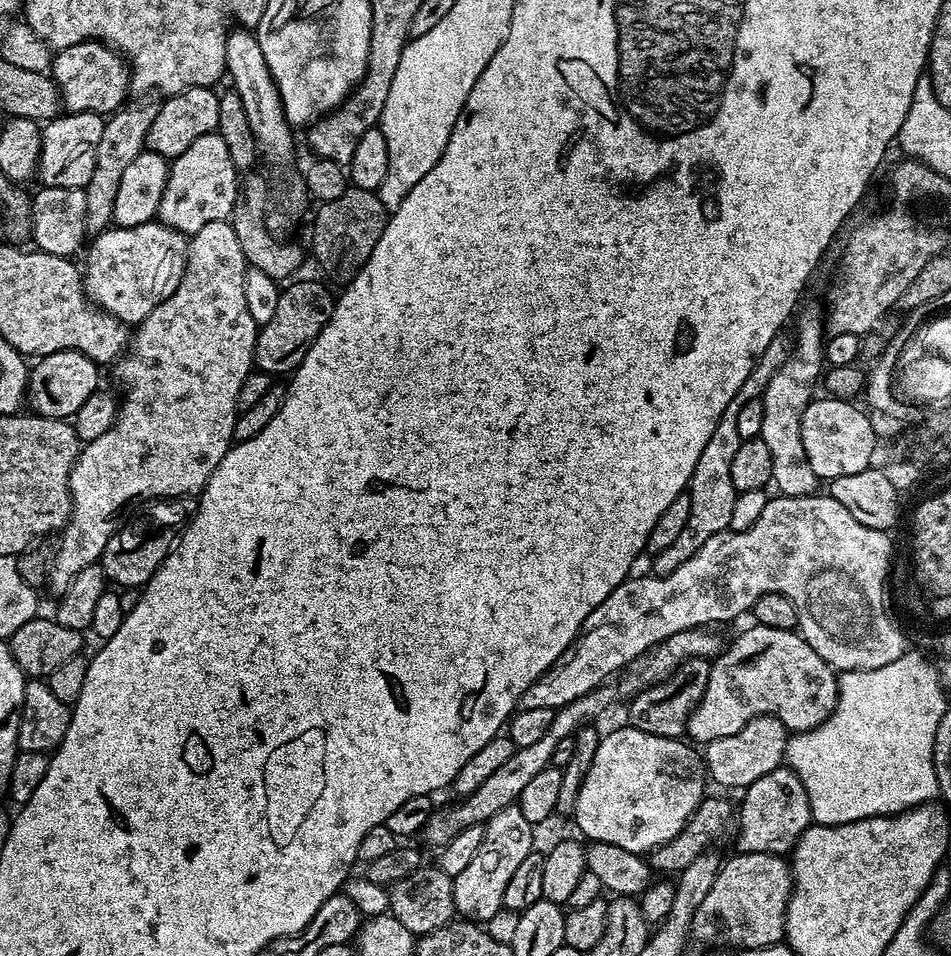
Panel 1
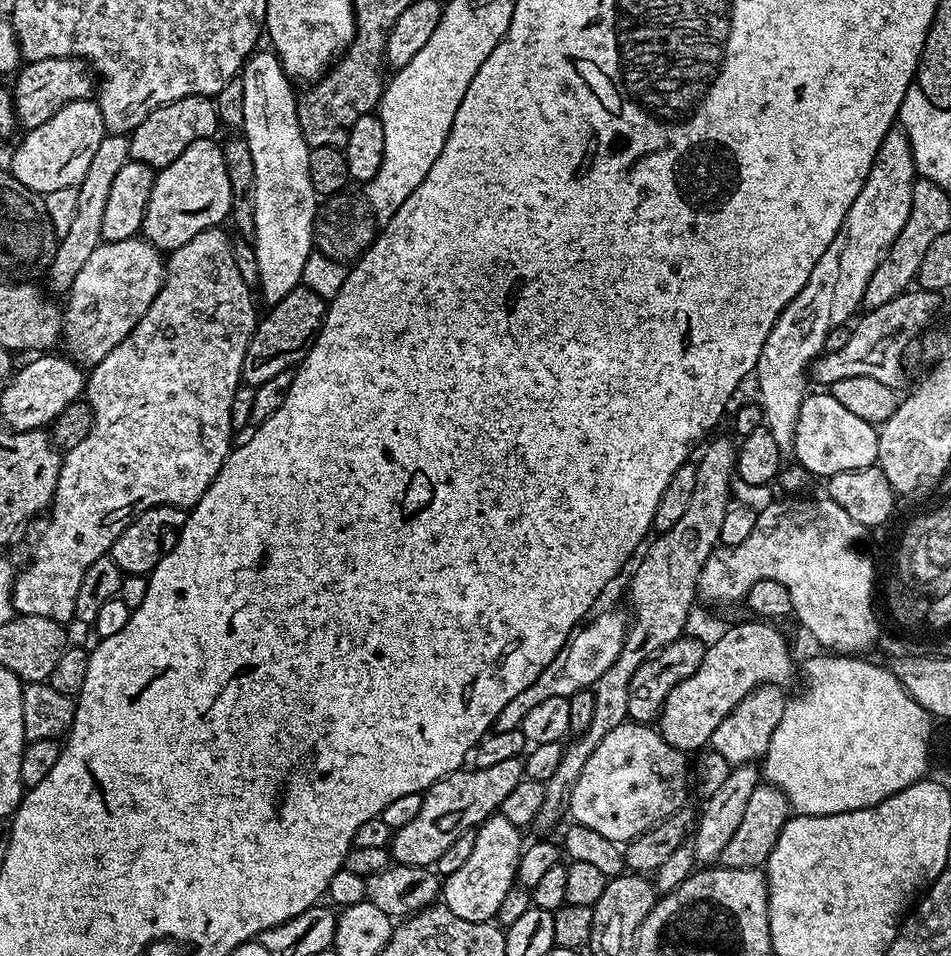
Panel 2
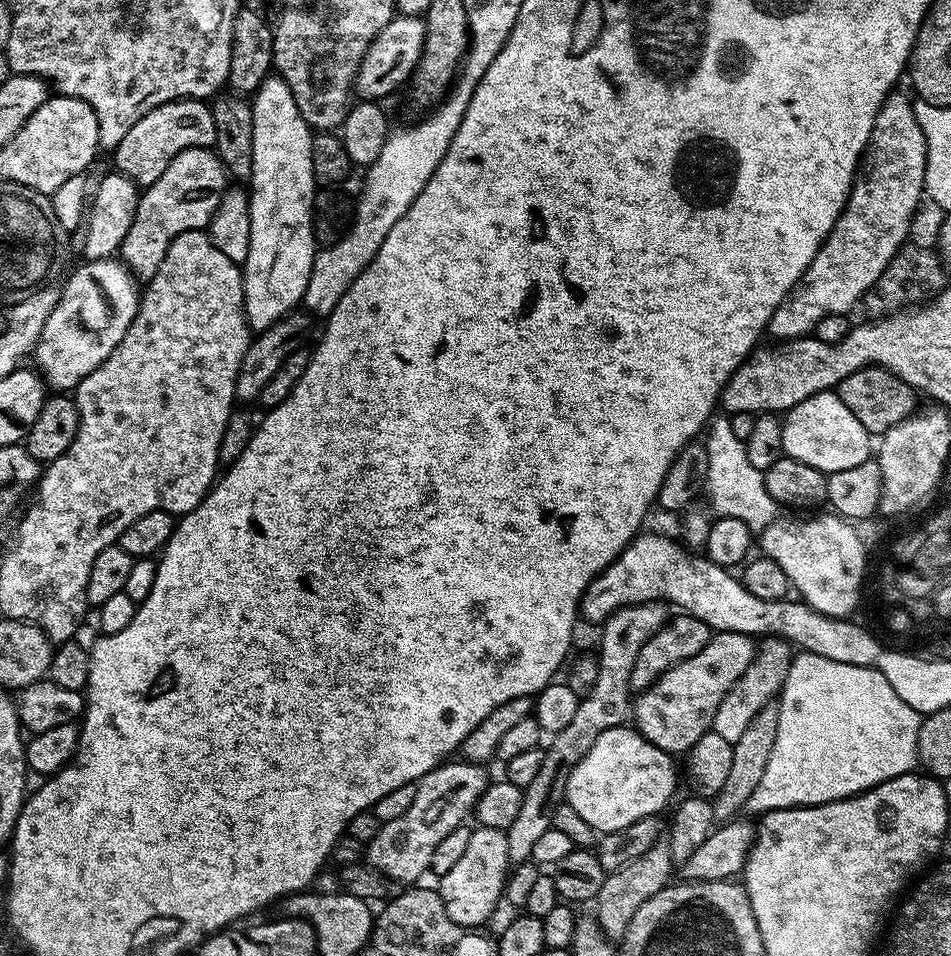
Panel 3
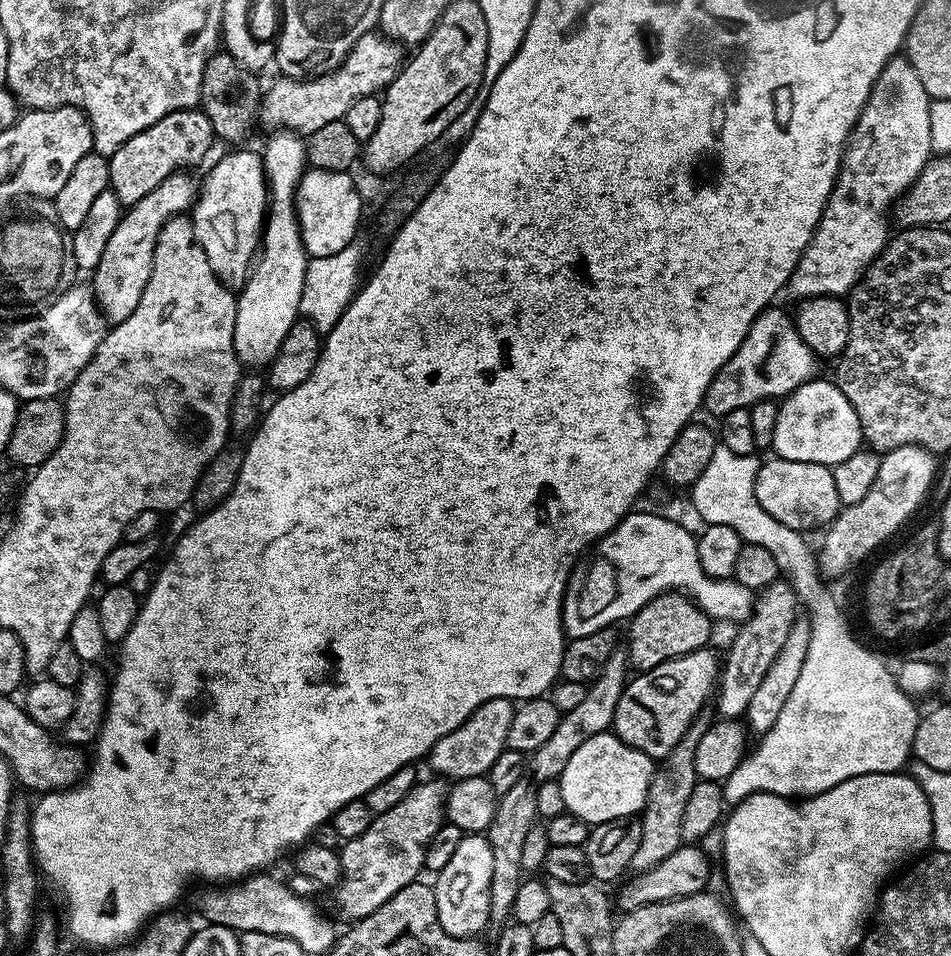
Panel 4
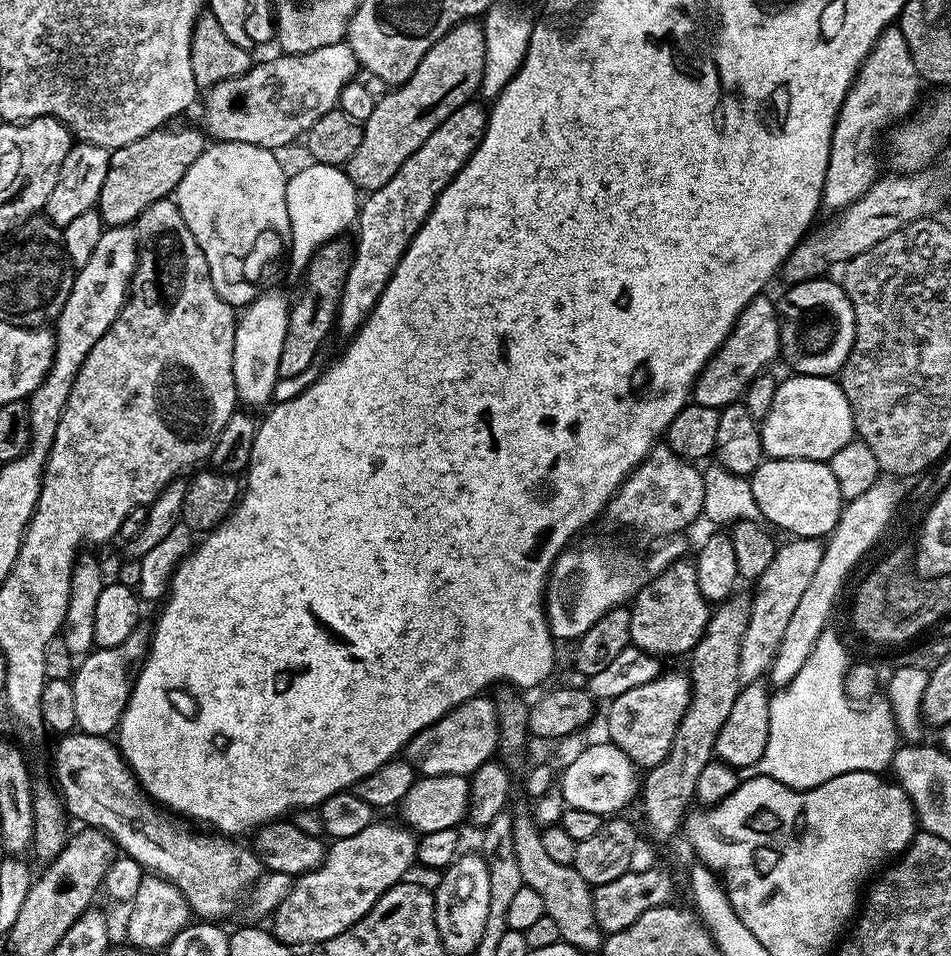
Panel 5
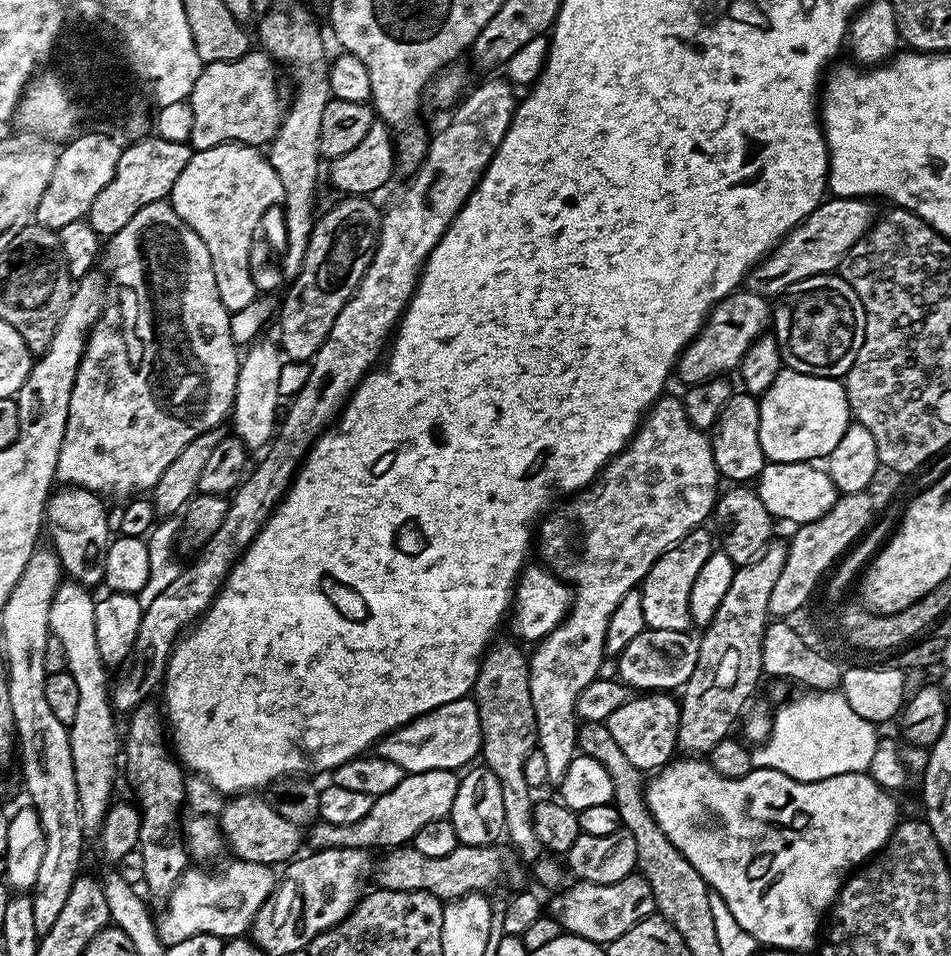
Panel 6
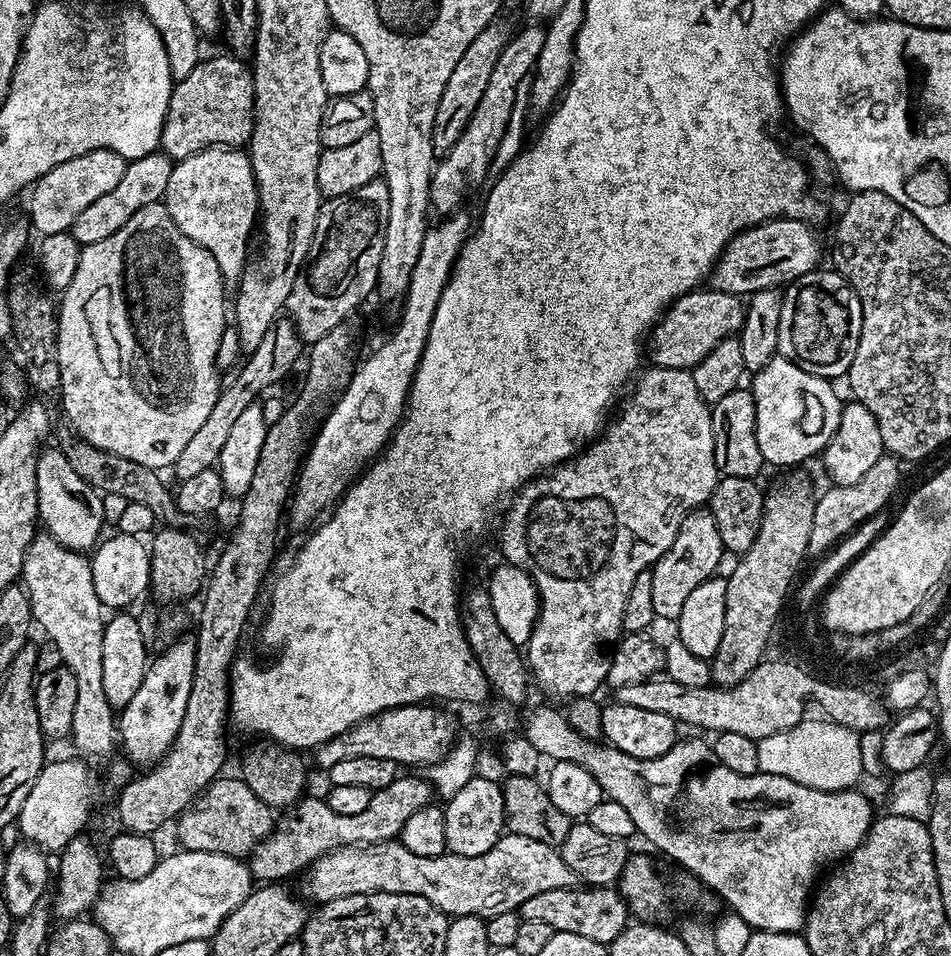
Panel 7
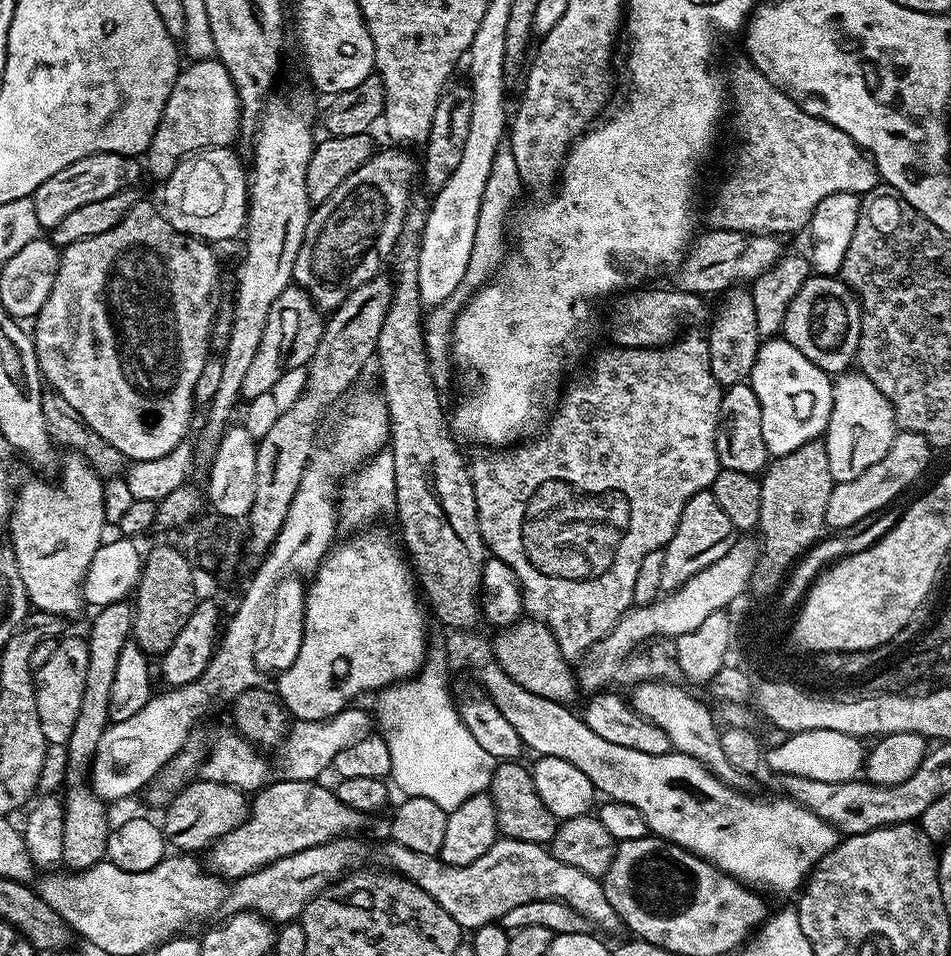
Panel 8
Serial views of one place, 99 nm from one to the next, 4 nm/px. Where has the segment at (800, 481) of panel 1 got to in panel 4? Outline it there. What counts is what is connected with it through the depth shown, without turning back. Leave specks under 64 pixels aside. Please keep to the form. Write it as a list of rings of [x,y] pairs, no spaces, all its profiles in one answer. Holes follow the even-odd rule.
[[[907,55],[892,56],[890,62],[882,66],[882,74],[878,74],[878,82],[874,82],[870,98],[852,128],[852,133],[848,135],[848,145],[844,148],[844,157],[840,159],[836,185],[832,187],[822,218],[806,250],[798,258],[798,266],[794,266],[790,274],[786,292],[793,296],[793,301],[809,300],[812,296],[847,297],[876,259],[876,255],[888,243],[888,220],[890,224],[890,213],[896,201],[920,177],[920,171],[927,166],[934,152],[930,134],[930,106],[931,99],[926,94],[922,81],[918,79],[918,70],[914,70]]]

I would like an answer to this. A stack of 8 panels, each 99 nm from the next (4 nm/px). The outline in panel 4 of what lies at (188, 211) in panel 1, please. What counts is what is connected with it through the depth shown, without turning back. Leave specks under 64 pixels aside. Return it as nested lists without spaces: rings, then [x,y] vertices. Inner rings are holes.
[[[184,170],[170,174],[170,178],[154,186],[142,202],[131,205],[121,215],[118,226],[114,226],[114,234],[110,234],[110,242],[106,242],[106,250],[98,261],[96,271],[90,276],[92,294],[109,321],[119,322],[134,314],[134,306],[138,306],[142,290],[146,290],[146,282],[150,282],[154,246],[162,226],[166,226],[170,218],[185,215],[196,203],[198,184],[188,174]]]

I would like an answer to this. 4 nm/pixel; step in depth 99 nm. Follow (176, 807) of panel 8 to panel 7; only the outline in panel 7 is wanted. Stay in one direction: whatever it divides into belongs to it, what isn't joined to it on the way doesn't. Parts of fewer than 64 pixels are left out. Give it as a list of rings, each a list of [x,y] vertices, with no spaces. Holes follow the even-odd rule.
[[[221,775],[212,781],[204,789],[202,795],[191,806],[184,809],[175,821],[176,836],[180,839],[179,847],[185,852],[213,852],[214,854],[224,854],[239,858],[251,857],[255,850],[269,834],[274,827],[274,812],[269,808],[266,802],[262,802],[257,794],[247,786],[241,778]]]

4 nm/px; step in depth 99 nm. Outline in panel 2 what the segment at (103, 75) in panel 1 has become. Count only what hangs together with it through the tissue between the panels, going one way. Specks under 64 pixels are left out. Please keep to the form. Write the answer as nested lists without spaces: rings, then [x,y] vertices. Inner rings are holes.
[[[77,56],[27,61],[15,73],[14,79],[16,88],[14,87],[13,110],[16,112],[17,125],[24,130],[42,126],[42,122],[58,114],[62,106],[70,102],[87,100],[98,88],[98,80],[92,65],[85,60],[79,60]]]

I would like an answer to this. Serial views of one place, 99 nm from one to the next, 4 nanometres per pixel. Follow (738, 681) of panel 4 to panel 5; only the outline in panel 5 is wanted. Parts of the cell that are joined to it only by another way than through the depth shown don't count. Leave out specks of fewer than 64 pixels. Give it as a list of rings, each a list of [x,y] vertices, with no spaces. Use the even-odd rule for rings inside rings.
[[[789,539],[789,544],[781,543],[774,554],[774,562],[770,562],[766,574],[755,581],[756,593],[751,593],[752,609],[746,622],[746,634],[742,634],[742,650],[738,662],[738,674],[744,684],[761,679],[772,666],[778,646],[782,642],[782,633],[790,623],[794,609],[802,599],[806,586],[810,586],[810,578],[814,578],[818,570],[818,562],[822,562],[824,544],[819,539]]]

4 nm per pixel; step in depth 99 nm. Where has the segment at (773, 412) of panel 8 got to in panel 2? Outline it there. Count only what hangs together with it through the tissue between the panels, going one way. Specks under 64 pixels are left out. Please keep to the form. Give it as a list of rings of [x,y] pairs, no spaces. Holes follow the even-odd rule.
[[[813,391],[805,395],[798,410],[798,426],[792,447],[795,463],[816,478],[842,474],[842,470],[873,467],[877,463],[878,454],[877,429],[855,414],[850,414],[850,410],[846,410],[846,406],[842,406],[842,402],[838,402],[838,398],[834,398],[831,391],[816,391],[820,392]]]

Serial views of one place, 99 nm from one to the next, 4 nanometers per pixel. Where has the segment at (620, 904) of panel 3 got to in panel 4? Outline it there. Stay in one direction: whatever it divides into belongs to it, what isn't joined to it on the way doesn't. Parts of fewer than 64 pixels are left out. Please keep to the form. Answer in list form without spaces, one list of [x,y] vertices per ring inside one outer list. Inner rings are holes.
[[[704,714],[697,716],[682,738],[682,742],[678,742],[672,753],[659,761],[653,773],[648,801],[645,802],[644,810],[638,816],[642,822],[642,842],[632,859],[633,873],[645,872],[658,866],[658,862],[670,858],[670,854],[674,854],[674,850],[678,850],[681,844],[685,843],[682,838],[682,818],[685,817],[686,802],[698,779],[694,764],[695,747],[698,746],[699,739],[708,731],[710,720],[706,717],[707,715]]]

